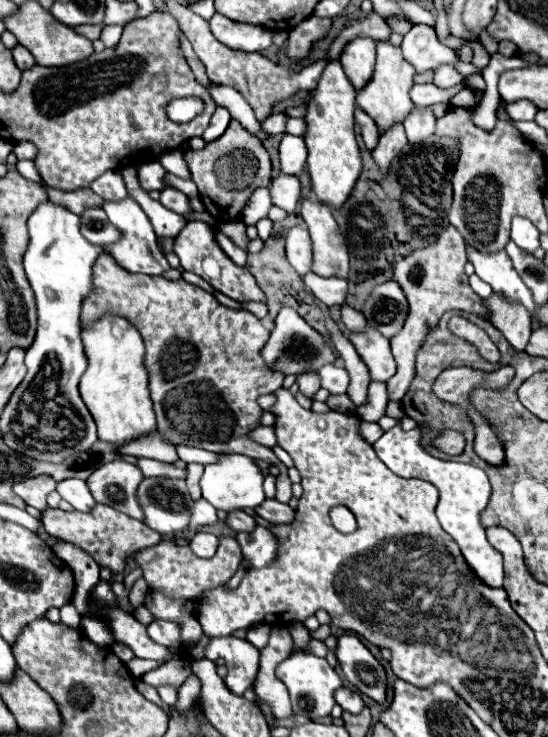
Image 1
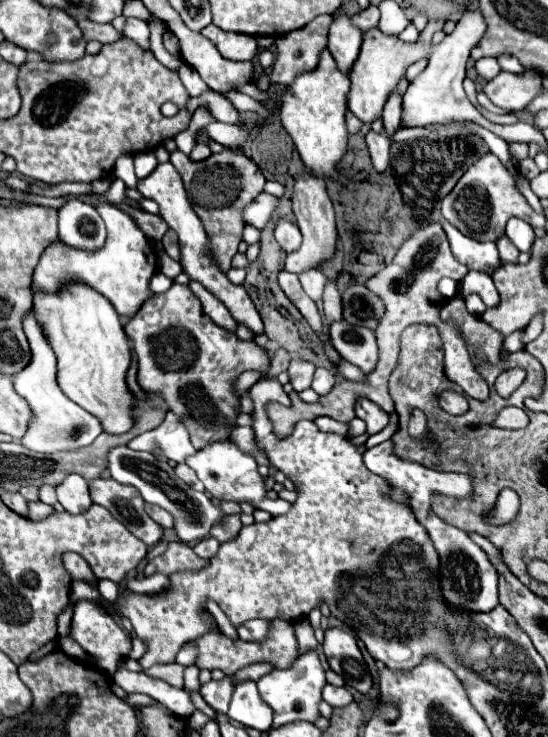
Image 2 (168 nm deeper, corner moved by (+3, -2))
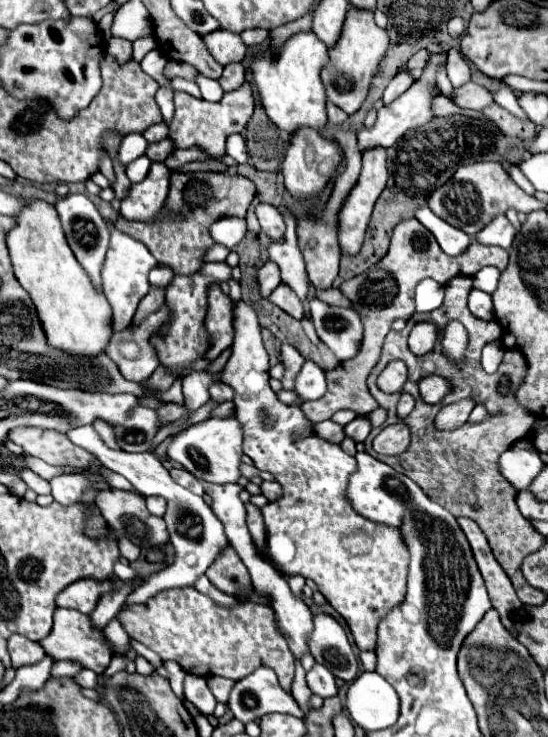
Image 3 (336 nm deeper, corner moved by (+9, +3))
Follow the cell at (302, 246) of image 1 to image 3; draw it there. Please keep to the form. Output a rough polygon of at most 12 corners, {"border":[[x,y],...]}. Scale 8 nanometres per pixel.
{"border":[[259,203],[255,215],[261,231],[273,241],[283,239],[283,215]]}

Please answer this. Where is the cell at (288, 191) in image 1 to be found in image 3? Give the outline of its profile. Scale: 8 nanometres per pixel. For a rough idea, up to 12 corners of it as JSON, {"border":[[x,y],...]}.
{"border":[[219,219],[209,227],[213,243],[229,251],[245,237],[245,219]]}

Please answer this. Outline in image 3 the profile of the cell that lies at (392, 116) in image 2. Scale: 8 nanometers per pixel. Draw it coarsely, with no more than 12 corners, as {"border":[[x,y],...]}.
{"border":[[409,69],[397,73],[383,93],[385,105],[403,95],[415,77]]}

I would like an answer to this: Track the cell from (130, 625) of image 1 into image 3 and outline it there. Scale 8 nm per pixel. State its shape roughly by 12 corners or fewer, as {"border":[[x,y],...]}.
{"border":[[55,609],[39,645],[57,661],[103,673],[111,651],[89,615]]}

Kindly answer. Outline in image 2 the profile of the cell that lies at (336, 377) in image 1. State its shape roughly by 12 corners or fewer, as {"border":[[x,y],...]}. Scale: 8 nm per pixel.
{"border":[[317,368],[313,390],[325,396],[337,384],[337,376],[327,368]]}

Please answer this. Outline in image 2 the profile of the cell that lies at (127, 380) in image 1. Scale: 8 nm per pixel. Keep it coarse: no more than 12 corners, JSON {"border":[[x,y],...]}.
{"border":[[85,284],[33,306],[63,394],[129,432],[133,350]]}

